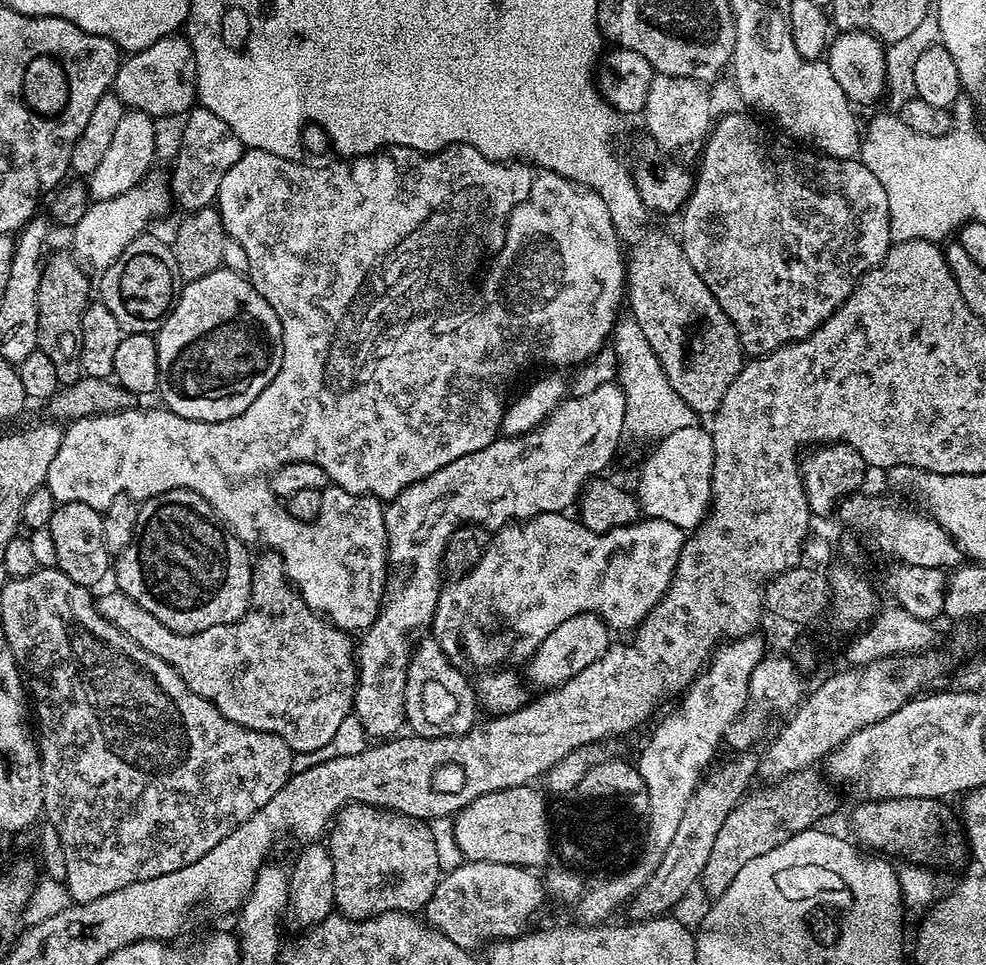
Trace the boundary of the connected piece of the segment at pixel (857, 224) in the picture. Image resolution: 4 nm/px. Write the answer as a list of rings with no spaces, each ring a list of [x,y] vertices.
[[[728,112],[721,120],[719,117],[713,123],[708,138],[702,145],[704,154],[700,158],[700,173],[698,171],[695,173],[692,192],[688,195],[682,215],[679,217],[681,220],[678,239],[680,245],[684,247],[686,258],[690,258],[690,266],[694,266],[694,270],[698,270],[698,278],[702,278],[706,286],[710,286],[710,294],[714,294],[718,306],[722,306],[722,310],[738,330],[740,345],[743,346],[745,353],[755,358],[814,334],[814,330],[818,330],[818,326],[822,326],[822,322],[826,322],[826,318],[833,316],[838,306],[842,306],[842,302],[850,298],[857,282],[874,266],[878,266],[878,262],[882,262],[894,241],[890,234],[890,205],[887,202],[886,190],[861,159],[839,160],[833,156],[823,155],[819,151],[797,146],[779,135],[771,136],[759,124],[761,121],[755,115],[744,112]]]

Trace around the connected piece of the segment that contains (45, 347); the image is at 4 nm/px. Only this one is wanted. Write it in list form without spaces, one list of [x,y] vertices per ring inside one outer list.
[[[53,251],[44,267],[42,286],[38,286],[38,350],[47,354],[58,370],[61,385],[67,386],[81,379],[80,343],[82,342],[82,314],[88,309],[88,276],[75,255]]]

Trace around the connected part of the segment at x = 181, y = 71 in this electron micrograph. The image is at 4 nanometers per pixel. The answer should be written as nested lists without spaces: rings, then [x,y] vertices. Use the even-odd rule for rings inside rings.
[[[173,34],[121,59],[114,91],[125,109],[145,112],[153,118],[187,113],[197,103],[194,50],[187,38]]]

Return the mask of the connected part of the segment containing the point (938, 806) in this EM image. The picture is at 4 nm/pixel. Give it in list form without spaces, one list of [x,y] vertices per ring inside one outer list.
[[[930,798],[901,800],[865,799],[852,812],[852,832],[857,845],[884,854],[901,852],[916,866],[960,864],[966,860],[966,836],[959,819],[952,817],[947,803]]]

